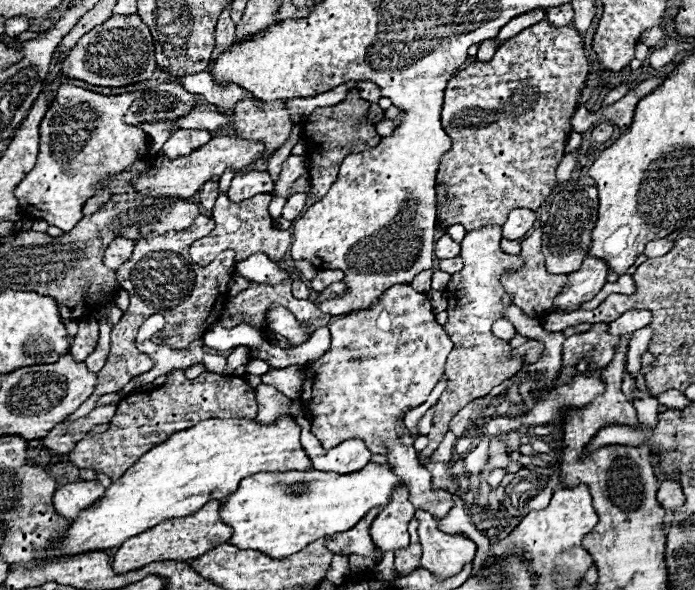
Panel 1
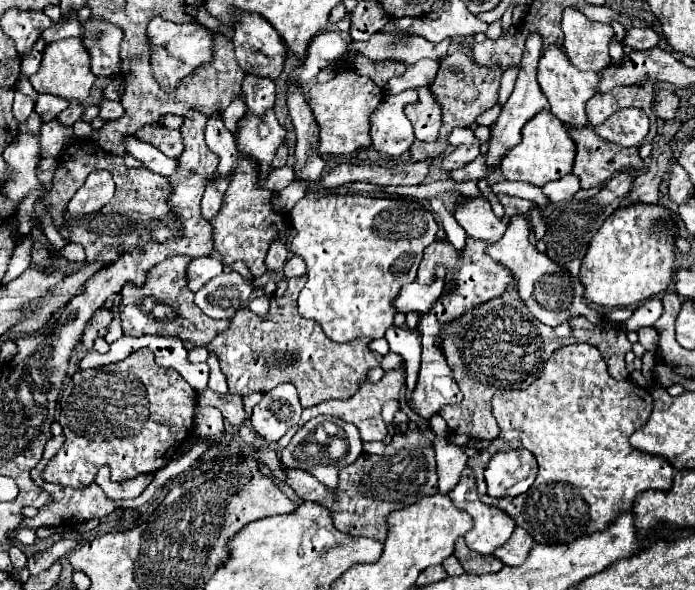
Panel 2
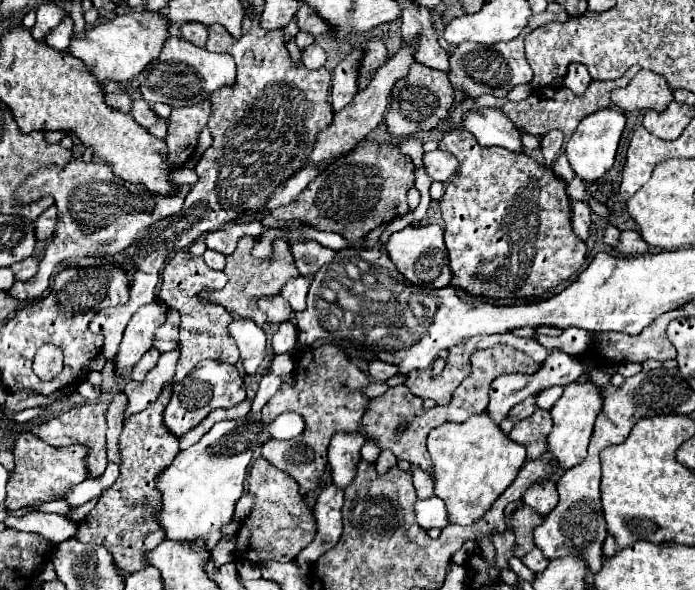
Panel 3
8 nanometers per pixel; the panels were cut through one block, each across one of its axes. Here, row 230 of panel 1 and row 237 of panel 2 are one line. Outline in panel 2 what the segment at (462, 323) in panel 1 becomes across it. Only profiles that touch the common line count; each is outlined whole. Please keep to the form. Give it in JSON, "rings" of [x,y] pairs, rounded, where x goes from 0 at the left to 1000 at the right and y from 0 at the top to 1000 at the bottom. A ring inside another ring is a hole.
{"rings":[[[694,332],[676,339],[665,359],[653,359],[653,369],[671,390],[671,397],[685,407],[717,410],[717,403],[728,393],[728,383],[719,376],[719,369],[711,366],[702,339]]]}

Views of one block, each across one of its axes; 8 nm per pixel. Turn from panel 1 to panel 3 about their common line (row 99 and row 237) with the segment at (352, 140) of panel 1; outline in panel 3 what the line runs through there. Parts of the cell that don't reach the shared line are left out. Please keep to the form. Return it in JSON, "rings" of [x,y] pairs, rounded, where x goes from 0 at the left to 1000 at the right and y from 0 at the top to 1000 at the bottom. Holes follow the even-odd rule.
{"rings":[[[521,237],[512,254],[486,268],[486,275],[449,305],[423,342],[400,349],[391,366],[397,373],[432,369],[458,390],[486,393],[504,407],[509,420],[521,420],[521,403],[535,386],[587,359],[584,332],[593,315],[596,278],[590,264],[578,261],[573,247],[547,247],[532,237]]]}

